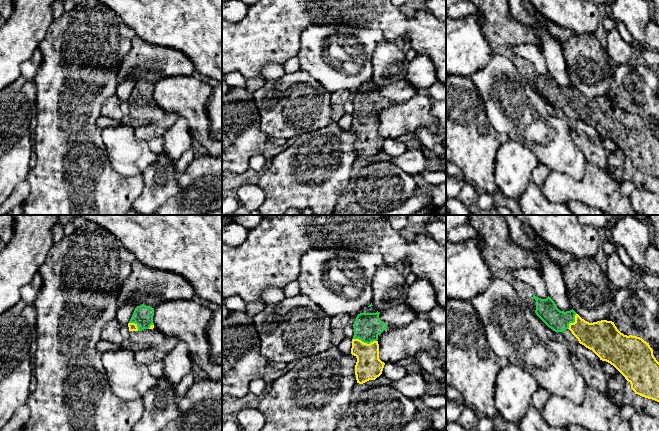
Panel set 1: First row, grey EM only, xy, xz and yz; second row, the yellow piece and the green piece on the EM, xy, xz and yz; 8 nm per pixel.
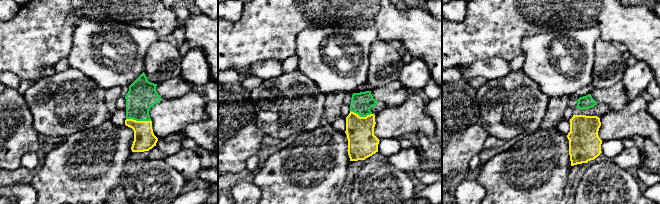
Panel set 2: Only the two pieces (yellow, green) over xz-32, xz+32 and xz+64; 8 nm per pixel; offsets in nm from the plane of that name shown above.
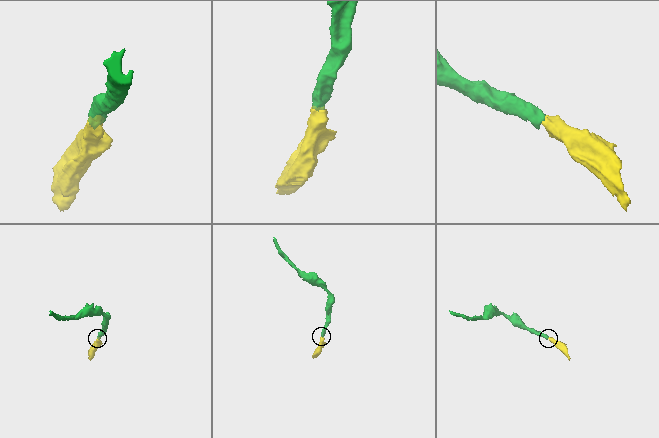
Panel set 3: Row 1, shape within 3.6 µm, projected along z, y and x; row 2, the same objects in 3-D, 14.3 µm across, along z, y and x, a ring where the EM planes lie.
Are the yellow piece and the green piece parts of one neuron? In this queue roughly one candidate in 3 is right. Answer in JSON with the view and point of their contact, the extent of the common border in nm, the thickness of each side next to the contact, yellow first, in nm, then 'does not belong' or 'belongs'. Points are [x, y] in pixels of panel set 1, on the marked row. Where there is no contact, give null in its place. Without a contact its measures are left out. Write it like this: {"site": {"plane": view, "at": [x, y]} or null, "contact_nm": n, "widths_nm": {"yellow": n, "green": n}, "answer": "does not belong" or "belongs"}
{"site": {"plane": "xz", "at": [365, 343]}, "contact_nm": 190, "widths_nm": {"yellow": 200, "green": 220}, "answer": "belongs"}

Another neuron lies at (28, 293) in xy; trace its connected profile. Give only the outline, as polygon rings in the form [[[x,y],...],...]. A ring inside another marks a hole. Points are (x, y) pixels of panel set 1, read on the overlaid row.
[[[36,274],[30,283],[21,288],[20,300],[27,304],[33,304],[41,289],[42,282],[41,275]]]

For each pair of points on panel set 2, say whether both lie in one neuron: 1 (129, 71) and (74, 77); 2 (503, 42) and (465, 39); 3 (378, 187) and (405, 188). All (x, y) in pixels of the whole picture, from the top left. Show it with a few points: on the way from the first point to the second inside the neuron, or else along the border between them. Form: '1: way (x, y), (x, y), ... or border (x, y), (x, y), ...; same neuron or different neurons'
1: border (70, 66), (79, 69), (104, 90); different neurons
2: way (494, 39), (474, 39); same neuron
3: way (385, 187), (398, 187); same neuron

